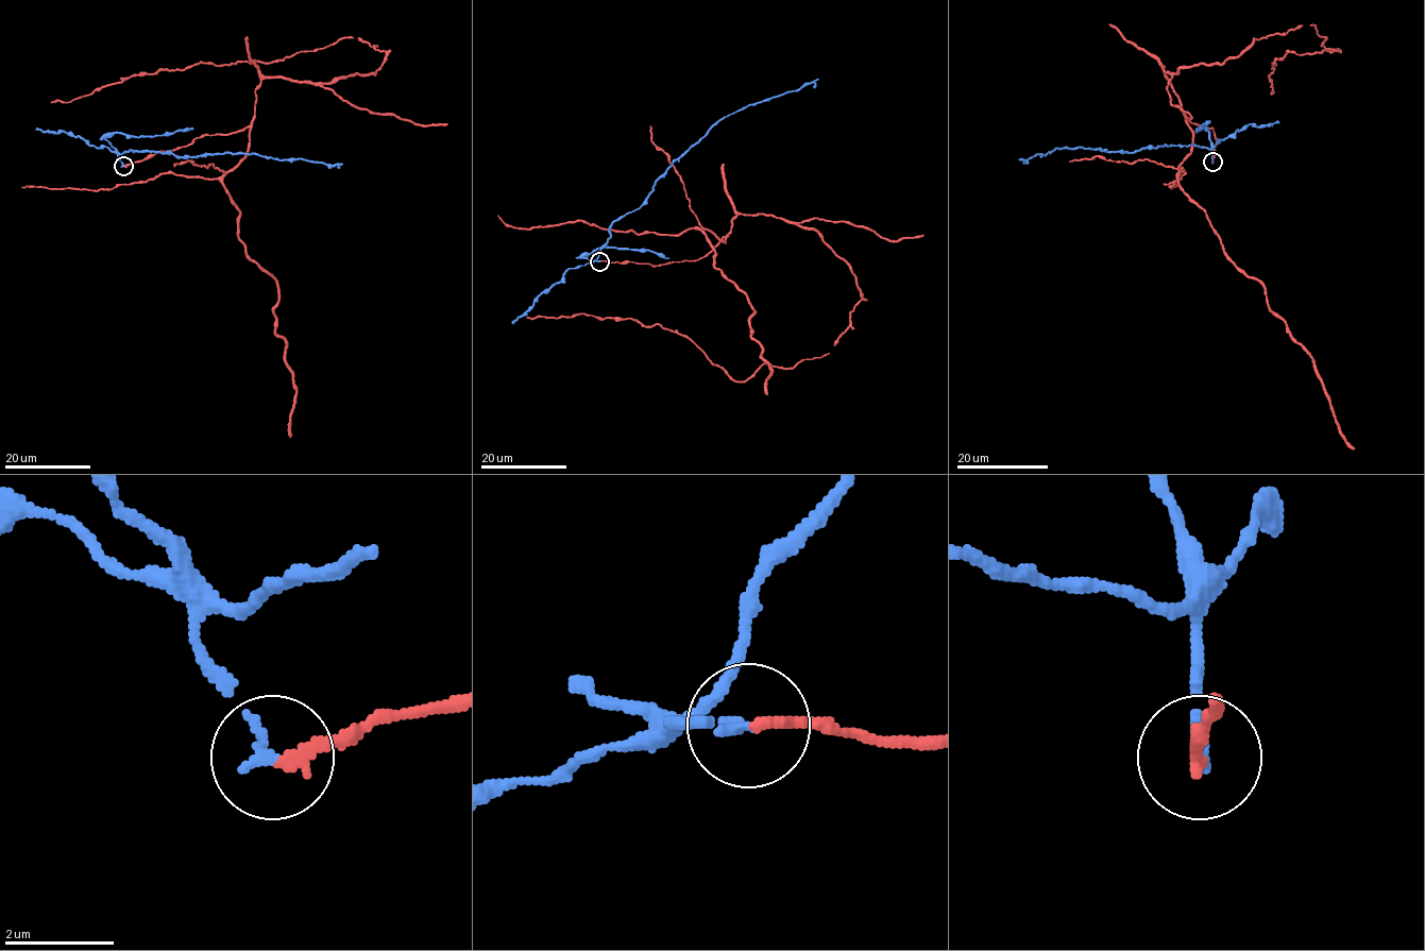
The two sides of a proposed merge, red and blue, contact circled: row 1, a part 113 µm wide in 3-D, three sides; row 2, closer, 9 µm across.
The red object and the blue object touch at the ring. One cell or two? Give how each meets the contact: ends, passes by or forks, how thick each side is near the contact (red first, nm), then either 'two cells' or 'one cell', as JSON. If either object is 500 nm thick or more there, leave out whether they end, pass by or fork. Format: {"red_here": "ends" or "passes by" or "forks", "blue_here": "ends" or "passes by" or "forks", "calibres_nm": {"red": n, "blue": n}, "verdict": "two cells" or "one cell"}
{"red_here": "ends", "blue_here": "ends", "calibres_nm": {"red": 240, "blue": 200}, "verdict": "two cells"}

